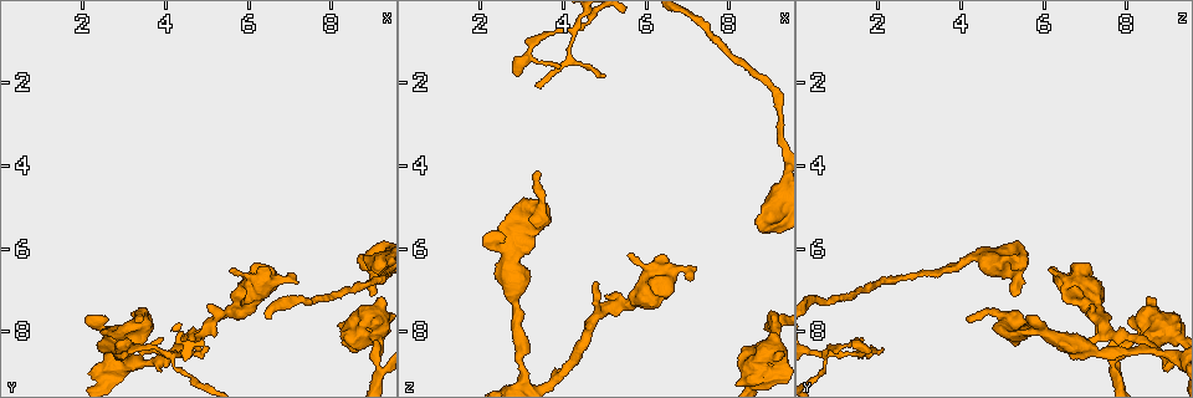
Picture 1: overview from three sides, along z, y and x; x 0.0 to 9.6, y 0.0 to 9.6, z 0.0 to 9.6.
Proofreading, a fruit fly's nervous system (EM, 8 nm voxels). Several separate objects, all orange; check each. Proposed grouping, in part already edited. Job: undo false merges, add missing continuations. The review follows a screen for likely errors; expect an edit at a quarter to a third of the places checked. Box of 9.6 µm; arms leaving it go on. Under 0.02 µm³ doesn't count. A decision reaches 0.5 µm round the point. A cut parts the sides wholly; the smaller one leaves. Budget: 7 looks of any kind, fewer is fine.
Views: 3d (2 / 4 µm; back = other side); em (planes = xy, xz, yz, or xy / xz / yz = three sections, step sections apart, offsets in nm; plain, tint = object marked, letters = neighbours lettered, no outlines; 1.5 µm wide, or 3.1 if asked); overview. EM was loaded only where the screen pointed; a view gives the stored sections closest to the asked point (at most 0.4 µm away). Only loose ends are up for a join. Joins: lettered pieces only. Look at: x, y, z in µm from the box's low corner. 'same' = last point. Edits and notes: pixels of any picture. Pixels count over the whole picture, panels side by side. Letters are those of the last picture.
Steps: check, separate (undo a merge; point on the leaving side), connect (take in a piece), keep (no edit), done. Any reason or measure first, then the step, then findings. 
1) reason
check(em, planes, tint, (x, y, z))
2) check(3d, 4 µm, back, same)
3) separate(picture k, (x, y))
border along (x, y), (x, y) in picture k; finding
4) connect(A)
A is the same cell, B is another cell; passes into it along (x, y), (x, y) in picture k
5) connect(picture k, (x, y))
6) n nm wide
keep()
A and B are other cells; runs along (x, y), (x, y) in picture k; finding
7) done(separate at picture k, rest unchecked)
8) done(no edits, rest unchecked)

branch stops here
check(3d, 2 µm, (9.00, 7.15, 5.35))

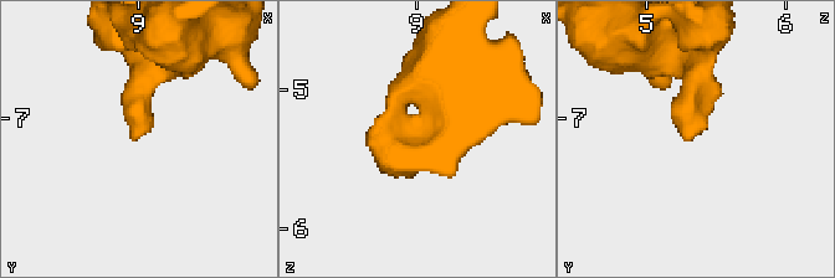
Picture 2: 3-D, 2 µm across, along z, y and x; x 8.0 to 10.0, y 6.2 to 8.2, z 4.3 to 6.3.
need the tissue
check(em, xz, step 4, letters, (8.94, 7.18, 5.30))

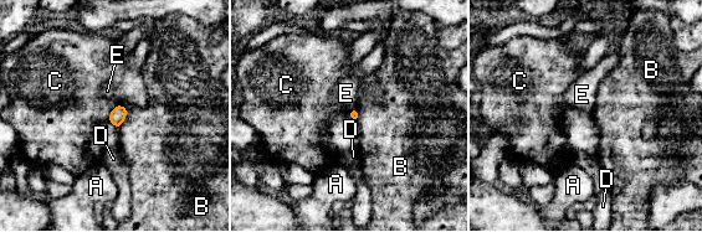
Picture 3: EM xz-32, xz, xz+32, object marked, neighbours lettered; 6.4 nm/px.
keep()
A, B, C, D and E are other cells; border along (123, 104), (127, 116), (118, 128) in picture 3; none of them fits

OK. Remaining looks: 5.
tapers out
check(em, yz, step 4, tint, (5.05, 8.40, 1.75))

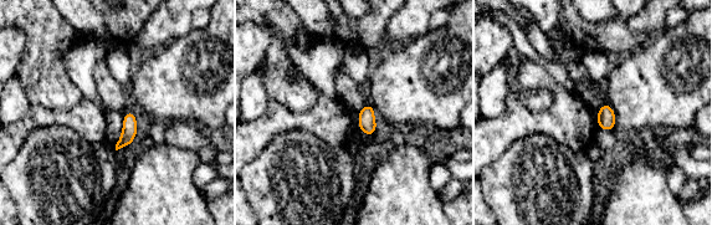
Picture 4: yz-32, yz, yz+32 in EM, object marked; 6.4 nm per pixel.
check(em, yz, step 4, letters, same)

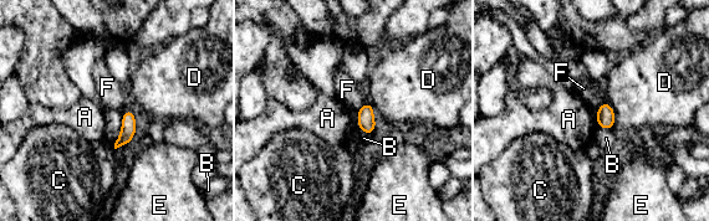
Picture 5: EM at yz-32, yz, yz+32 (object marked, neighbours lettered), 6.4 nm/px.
A touches over 110 nm
keep()
A, B, C, D, E and F are other cells; no lettered piece goes on from it

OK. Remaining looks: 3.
thick turns thin
check(3d, 2 µm, (3.20, 8.40, 1.30))

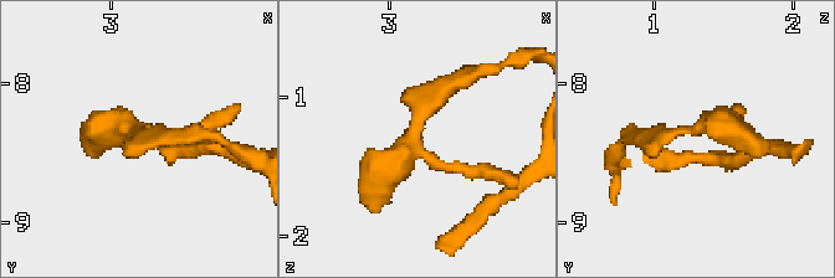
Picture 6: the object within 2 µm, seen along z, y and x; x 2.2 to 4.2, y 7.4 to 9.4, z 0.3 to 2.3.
now the EM
check(em, xz, step 4, tint, (3.20, 8.32, 1.34))

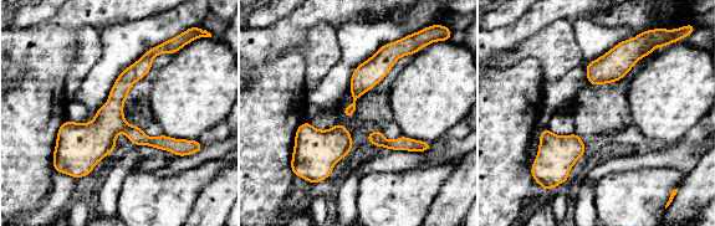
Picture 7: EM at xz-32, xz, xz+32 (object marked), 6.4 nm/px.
check(em, planes, letters, same)

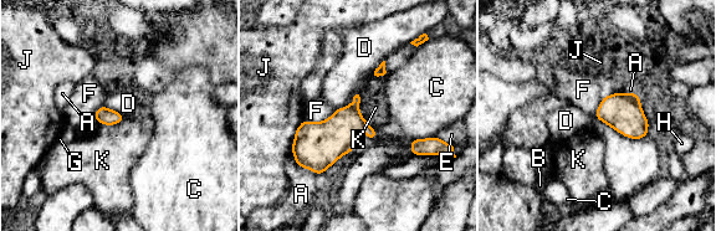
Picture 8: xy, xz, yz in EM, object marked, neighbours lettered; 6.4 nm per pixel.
D touches over 340 nm
keep()
A, B, C, D, E, F, G, H, J and K are other cells; border along (356, 93), (374, 140) in picture 8; all the same cell

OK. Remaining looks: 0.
done(no edits, rest unchecked)

